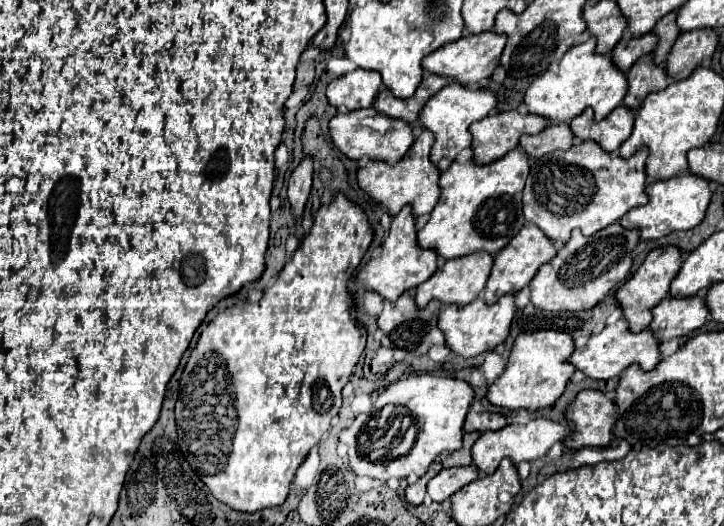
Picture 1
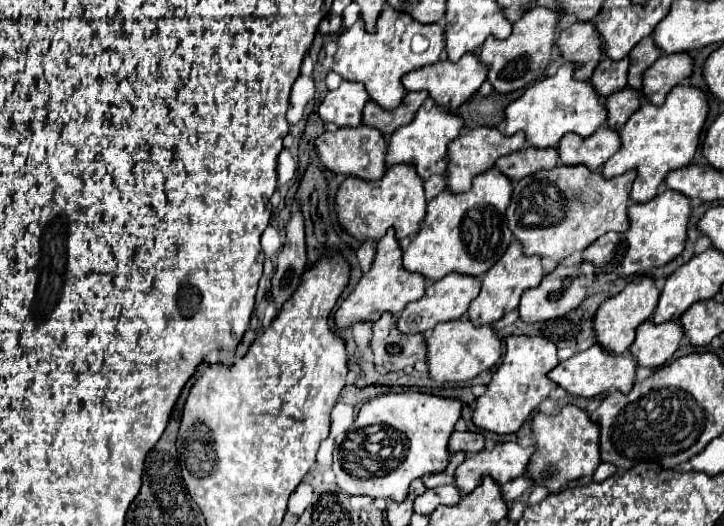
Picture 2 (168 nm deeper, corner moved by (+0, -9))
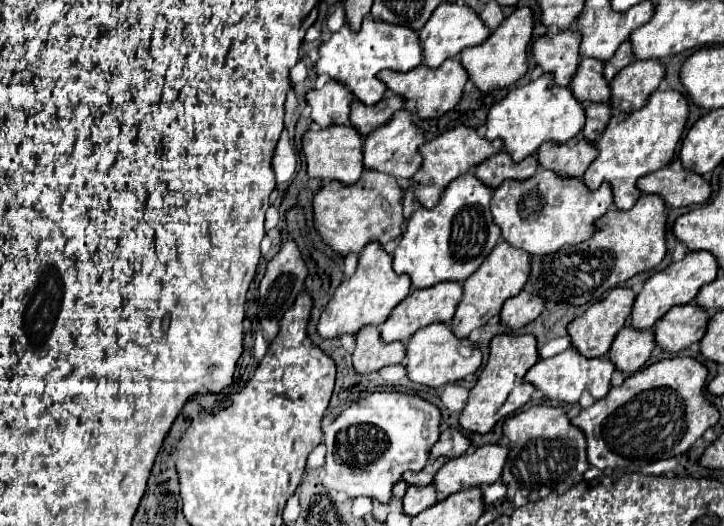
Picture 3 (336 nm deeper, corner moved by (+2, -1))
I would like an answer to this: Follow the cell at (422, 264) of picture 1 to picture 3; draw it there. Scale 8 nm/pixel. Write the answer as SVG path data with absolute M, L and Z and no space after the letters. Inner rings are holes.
M368 243L358 255L358 269L352 277L344 279L330 297L326 309L320 315L316 331L324 339L342 337L346 333L356 335L366 325L380 325L388 319L392 309L410 293L408 275L396 275L392 269L392 257L378 245Z

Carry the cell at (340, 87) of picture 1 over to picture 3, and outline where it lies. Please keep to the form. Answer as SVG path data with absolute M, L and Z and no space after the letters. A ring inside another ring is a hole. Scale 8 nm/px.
M328 81L322 89L312 89L306 95L306 103L312 107L310 119L320 127L348 125L352 93L342 83Z

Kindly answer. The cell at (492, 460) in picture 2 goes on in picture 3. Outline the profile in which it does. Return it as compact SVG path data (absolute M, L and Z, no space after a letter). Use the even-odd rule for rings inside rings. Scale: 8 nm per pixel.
M484 445L472 453L446 461L434 475L432 485L442 497L468 487L496 483L508 457L506 445Z

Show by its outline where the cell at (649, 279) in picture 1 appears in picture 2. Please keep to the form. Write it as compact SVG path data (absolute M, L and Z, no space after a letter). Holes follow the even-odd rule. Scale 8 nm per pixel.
M638 275L618 295L606 299L594 317L594 331L596 331L598 343L608 351L626 353L634 343L636 327L654 313L658 295L660 295L660 289L656 287L656 281L648 275Z

